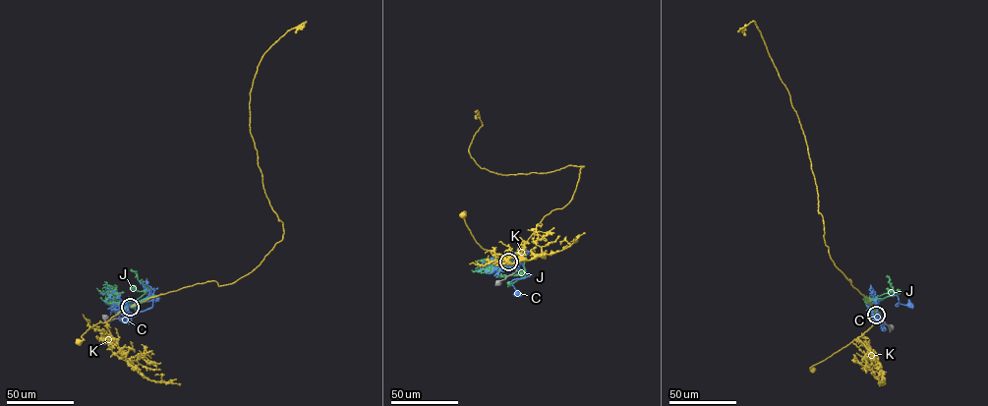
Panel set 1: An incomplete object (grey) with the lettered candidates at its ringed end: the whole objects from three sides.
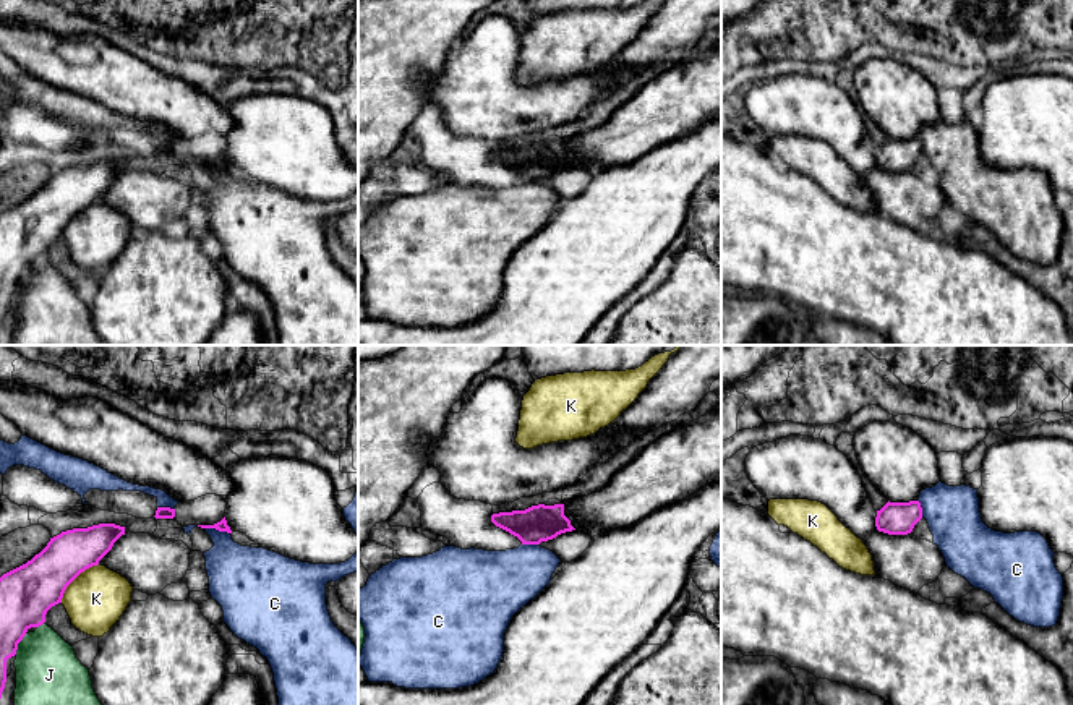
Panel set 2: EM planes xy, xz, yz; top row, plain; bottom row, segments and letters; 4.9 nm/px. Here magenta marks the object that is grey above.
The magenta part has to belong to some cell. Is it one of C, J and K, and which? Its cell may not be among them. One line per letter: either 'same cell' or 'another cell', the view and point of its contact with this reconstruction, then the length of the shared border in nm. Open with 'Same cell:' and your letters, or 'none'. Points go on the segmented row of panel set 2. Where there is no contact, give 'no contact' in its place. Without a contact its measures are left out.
Same cell: none
C: another cell; meets magenta in xy at (218, 529); contact 130 nm long
J: another cell; meets magenta in xy at (41, 624); contact 50 nm long
K: another cell; meets magenta in xy at (75, 577); contact 280 nm long

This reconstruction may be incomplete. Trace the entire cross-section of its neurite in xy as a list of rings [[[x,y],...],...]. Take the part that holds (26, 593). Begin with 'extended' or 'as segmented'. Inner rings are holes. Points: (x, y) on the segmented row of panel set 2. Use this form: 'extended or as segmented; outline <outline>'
extended; outline [[[115,523],[62,532],[31,561],[0,577],[0,705],[15,705],[18,643],[45,622],[47,611],[62,603],[66,587],[81,572],[97,566],[122,535],[125,527]]]

